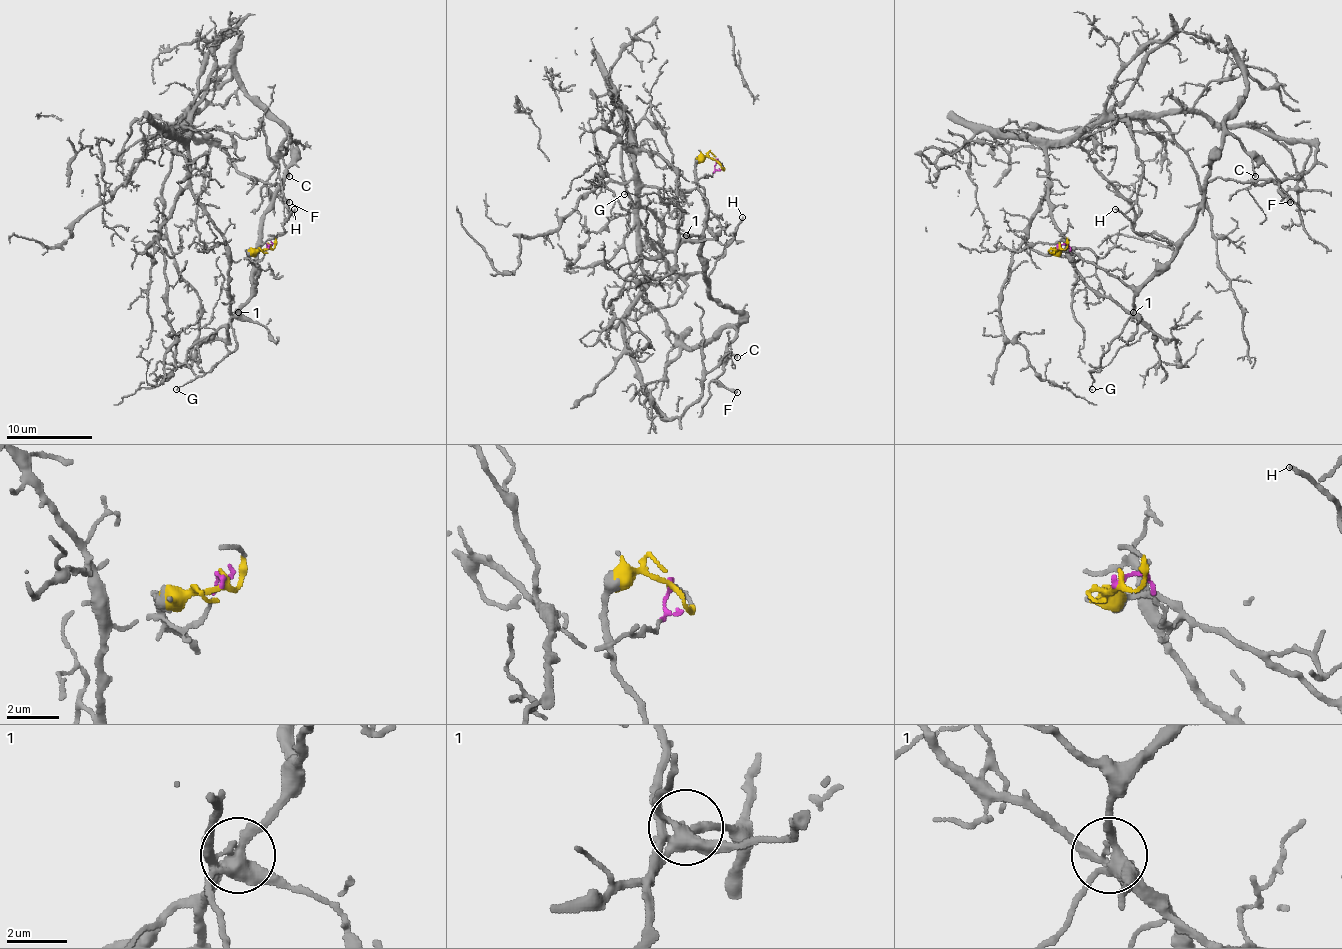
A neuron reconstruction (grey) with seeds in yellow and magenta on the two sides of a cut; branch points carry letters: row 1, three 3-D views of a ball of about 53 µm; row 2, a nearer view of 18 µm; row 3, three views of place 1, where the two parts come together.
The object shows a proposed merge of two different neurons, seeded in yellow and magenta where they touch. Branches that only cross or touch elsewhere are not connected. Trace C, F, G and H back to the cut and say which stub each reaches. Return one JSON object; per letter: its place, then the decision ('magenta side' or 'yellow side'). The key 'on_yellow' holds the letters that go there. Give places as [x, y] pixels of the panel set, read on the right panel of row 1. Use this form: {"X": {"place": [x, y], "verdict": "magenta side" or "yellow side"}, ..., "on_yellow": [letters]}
{"C": {"place": [1255, 176], "verdict": "yellow side"}, "F": {"place": [1290, 202], "verdict": "yellow side"}, "G": {"place": [1092, 389], "verdict": "yellow side"}, "H": {"place": [1115, 209], "verdict": "yellow side"}, "on_yellow": ["C", "F", "G", "H"]}

